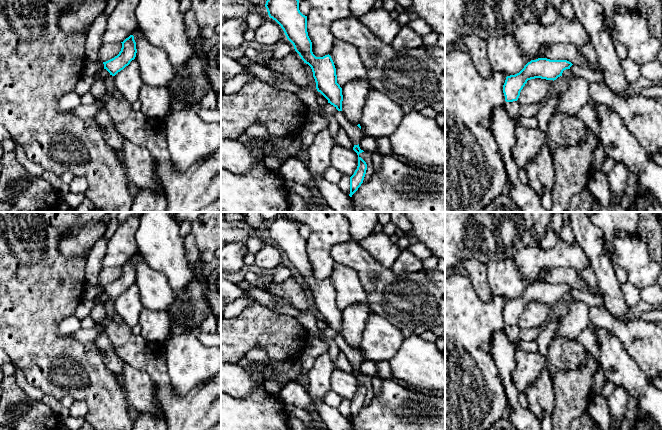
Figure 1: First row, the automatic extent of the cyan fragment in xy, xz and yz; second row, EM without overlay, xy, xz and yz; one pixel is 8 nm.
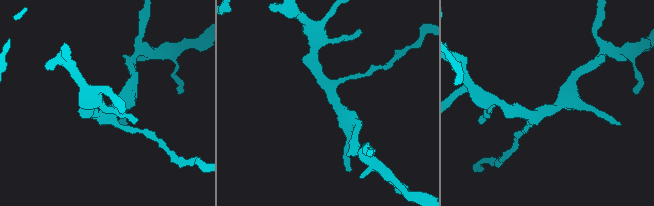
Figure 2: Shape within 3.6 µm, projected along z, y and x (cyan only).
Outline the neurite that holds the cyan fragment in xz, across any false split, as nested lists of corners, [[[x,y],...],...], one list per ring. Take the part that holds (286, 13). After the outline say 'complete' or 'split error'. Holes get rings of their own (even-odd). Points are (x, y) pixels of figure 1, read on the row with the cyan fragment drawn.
[[[267,0],[265,7],[270,18],[283,29],[295,51],[313,72],[316,89],[338,111],[342,111],[342,88],[337,83],[336,68],[331,56],[316,57],[307,32],[307,16],[299,10],[299,0]]]; complete

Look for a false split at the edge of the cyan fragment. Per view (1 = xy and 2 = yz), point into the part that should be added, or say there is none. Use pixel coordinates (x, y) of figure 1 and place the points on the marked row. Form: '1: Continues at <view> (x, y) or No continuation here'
1: No continuation here
2: No continuation here

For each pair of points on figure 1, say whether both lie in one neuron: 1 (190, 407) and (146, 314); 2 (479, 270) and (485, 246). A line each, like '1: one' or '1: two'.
1: two
2: two

